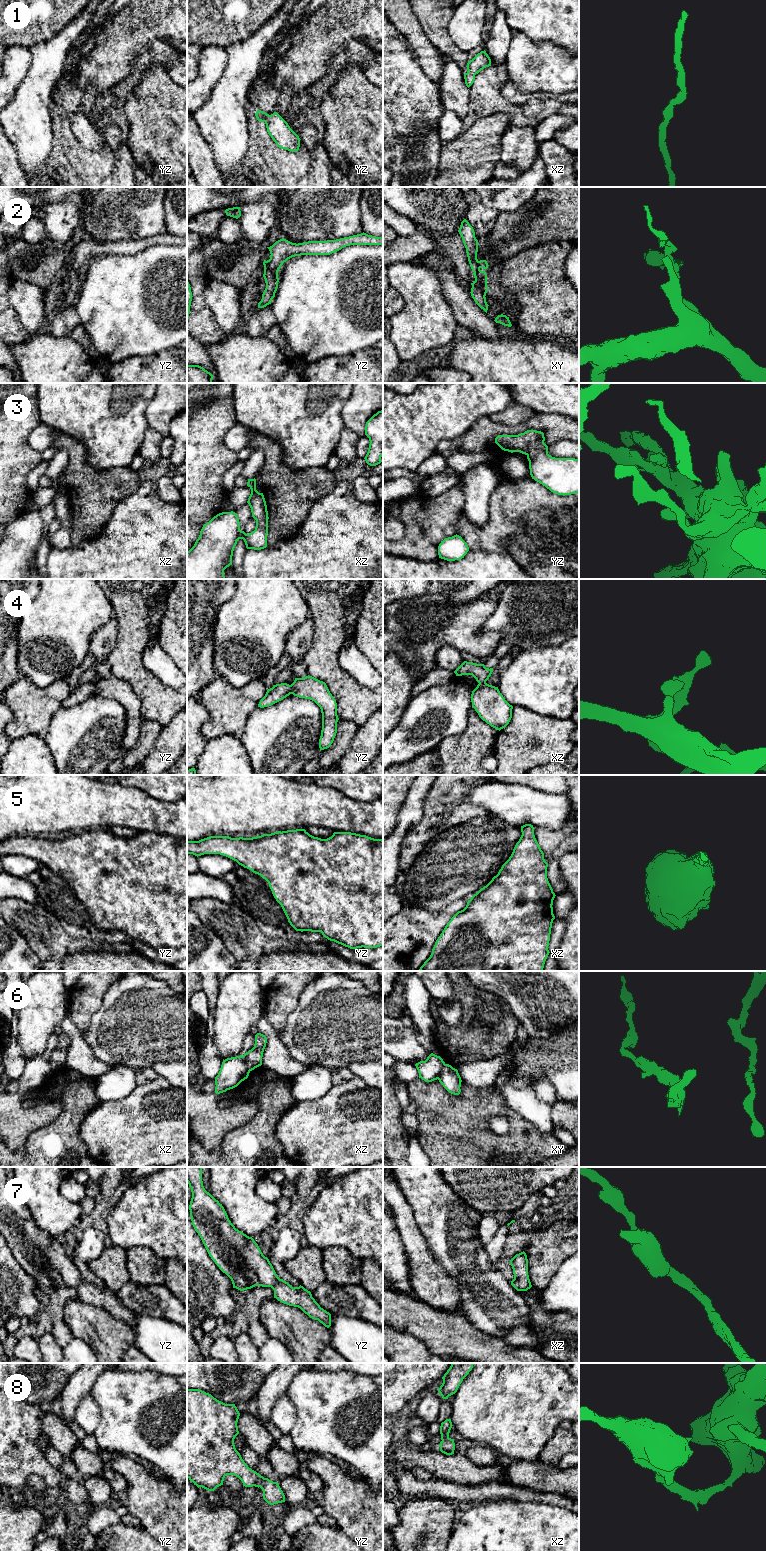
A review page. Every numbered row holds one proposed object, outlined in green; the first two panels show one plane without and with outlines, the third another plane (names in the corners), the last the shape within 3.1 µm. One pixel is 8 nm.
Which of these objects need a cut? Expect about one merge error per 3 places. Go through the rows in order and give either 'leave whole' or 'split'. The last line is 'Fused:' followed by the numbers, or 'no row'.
1: leave whole
2: split
3: leave whole
4: split
5: leave whole
6: split
7: leave whole
8: leave whole
Fused: 2, 4, 6

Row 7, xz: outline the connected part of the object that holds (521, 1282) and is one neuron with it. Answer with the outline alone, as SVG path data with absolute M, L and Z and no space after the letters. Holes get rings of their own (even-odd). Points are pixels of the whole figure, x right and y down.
M523 1251L516 1254L511 1260L510 1265L513 1269L514 1279L511 1285L517 1291L527 1291L532 1287L528 1275L528 1259L526 1253Z

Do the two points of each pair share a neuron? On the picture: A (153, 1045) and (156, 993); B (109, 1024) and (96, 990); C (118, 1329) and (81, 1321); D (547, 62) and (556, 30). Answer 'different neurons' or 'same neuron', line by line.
A: same neuron
B: different neurons
C: same neuron
D: different neurons

